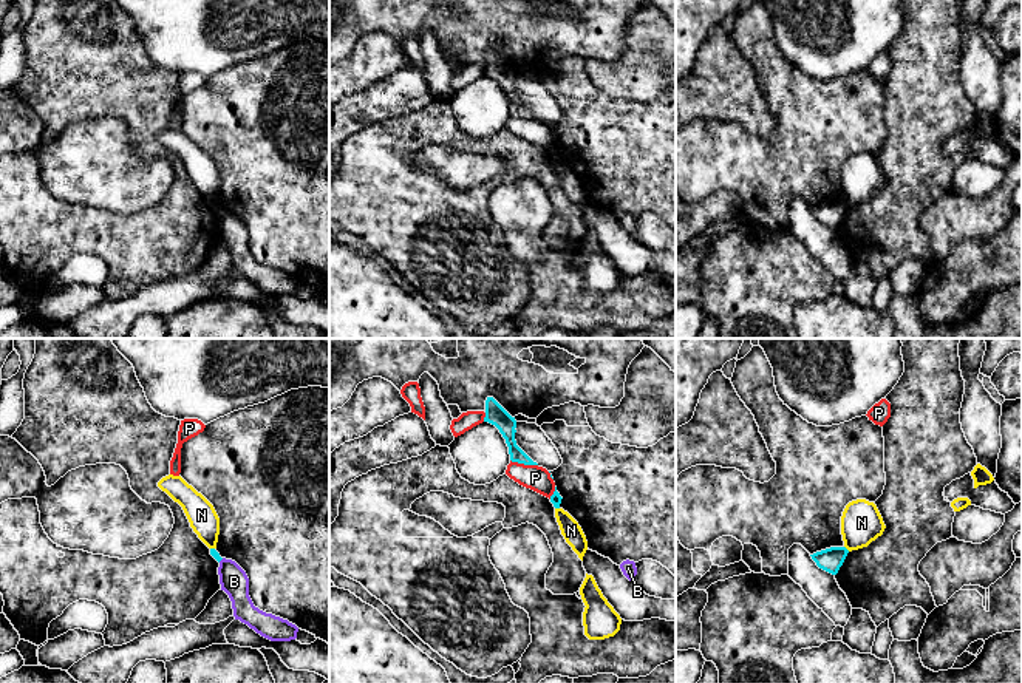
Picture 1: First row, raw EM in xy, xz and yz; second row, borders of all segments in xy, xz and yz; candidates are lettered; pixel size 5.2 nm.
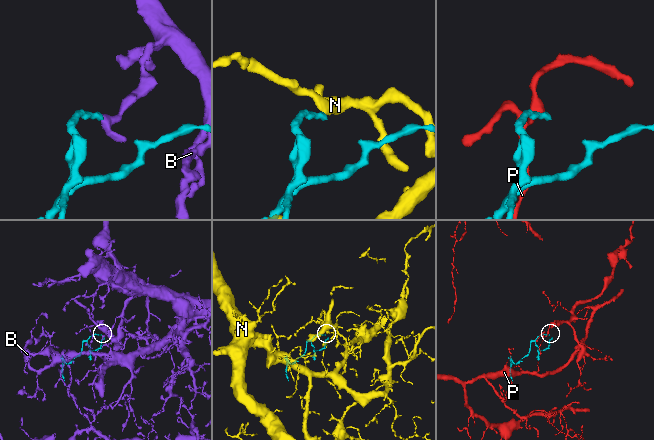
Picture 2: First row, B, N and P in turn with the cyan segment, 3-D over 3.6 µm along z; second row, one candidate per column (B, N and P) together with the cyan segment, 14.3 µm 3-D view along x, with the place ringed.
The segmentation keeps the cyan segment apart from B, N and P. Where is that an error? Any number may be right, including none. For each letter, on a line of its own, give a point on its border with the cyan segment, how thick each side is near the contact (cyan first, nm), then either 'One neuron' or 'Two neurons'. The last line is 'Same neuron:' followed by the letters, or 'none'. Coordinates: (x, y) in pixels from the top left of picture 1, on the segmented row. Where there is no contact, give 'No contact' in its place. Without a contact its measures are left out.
B: Touches cyan at xy (220, 560). Thickness 40 nm (cyan) against 150 nm. Two neurons
N: Touches cyan at yz (846, 549). Thickness 120 nm (cyan) against 220 nm. Two neurons
P: Touches cyan at xz (524, 464). Thickness 100 nm (cyan) against 130 nm. Two neurons
Same neuron: none

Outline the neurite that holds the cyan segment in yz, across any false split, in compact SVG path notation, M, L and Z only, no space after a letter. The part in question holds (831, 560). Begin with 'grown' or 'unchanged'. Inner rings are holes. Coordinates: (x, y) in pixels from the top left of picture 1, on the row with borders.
unchanged; M830 547L821 552L816 552L812 559L816 566L832 575L836 575L840 567L843 566L849 550L846 547Z

